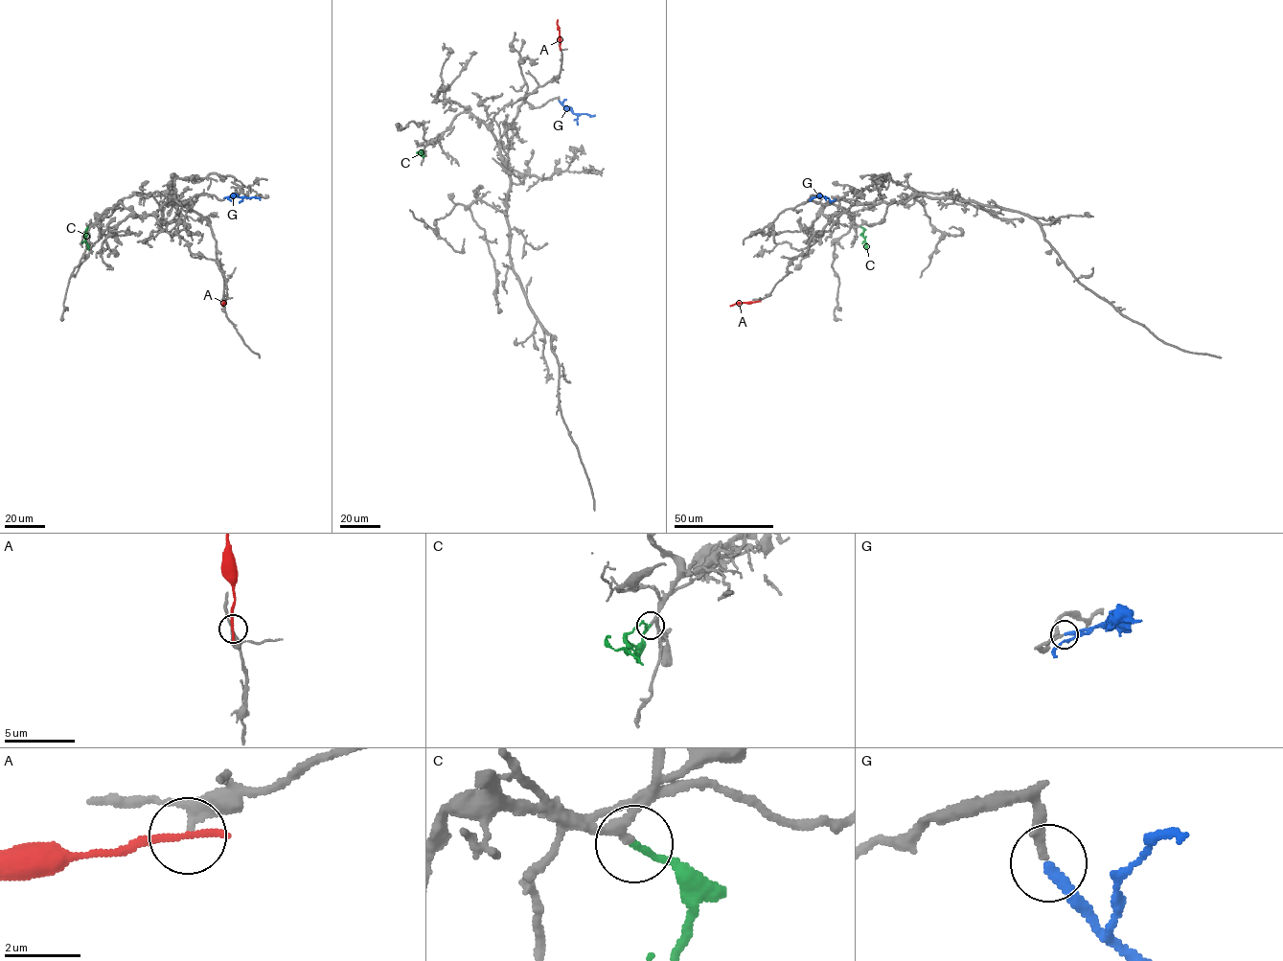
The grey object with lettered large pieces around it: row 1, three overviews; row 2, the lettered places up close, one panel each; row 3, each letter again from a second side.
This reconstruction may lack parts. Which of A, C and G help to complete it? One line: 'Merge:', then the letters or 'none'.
Merge: C, G

